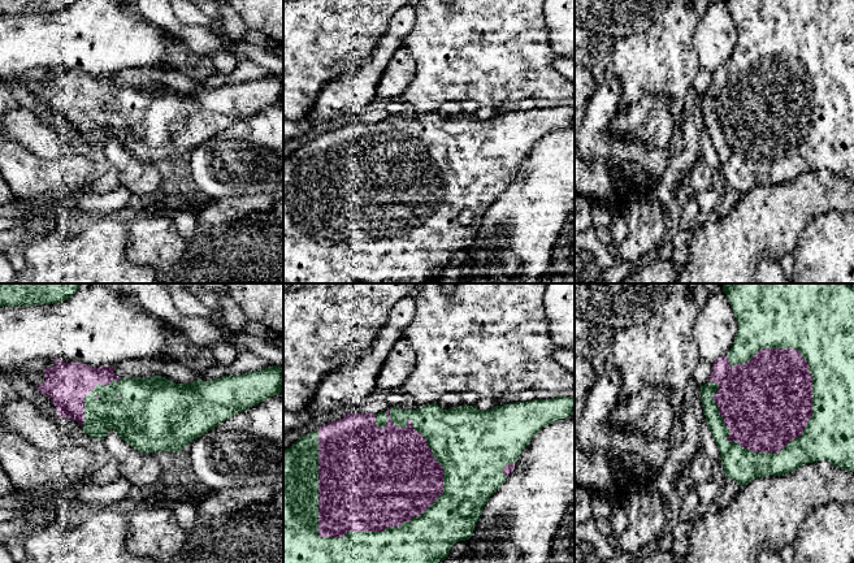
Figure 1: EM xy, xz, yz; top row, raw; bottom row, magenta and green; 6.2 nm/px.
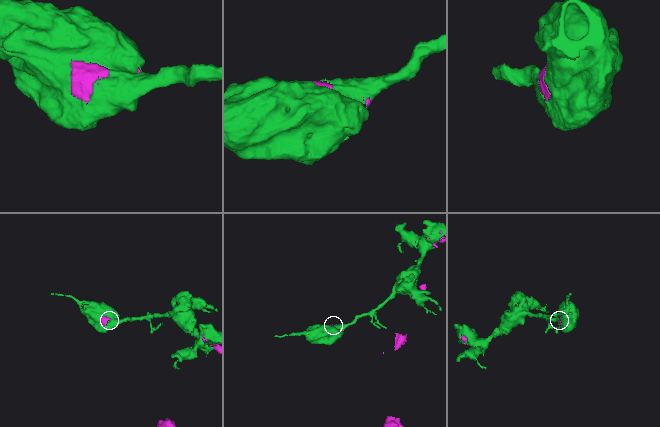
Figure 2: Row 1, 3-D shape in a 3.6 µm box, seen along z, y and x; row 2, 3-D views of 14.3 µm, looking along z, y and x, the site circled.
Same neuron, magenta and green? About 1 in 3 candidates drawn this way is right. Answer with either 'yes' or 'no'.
yes

